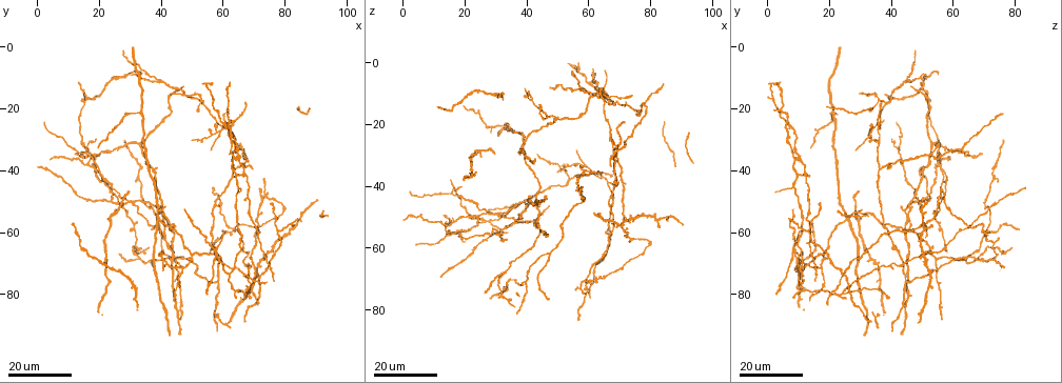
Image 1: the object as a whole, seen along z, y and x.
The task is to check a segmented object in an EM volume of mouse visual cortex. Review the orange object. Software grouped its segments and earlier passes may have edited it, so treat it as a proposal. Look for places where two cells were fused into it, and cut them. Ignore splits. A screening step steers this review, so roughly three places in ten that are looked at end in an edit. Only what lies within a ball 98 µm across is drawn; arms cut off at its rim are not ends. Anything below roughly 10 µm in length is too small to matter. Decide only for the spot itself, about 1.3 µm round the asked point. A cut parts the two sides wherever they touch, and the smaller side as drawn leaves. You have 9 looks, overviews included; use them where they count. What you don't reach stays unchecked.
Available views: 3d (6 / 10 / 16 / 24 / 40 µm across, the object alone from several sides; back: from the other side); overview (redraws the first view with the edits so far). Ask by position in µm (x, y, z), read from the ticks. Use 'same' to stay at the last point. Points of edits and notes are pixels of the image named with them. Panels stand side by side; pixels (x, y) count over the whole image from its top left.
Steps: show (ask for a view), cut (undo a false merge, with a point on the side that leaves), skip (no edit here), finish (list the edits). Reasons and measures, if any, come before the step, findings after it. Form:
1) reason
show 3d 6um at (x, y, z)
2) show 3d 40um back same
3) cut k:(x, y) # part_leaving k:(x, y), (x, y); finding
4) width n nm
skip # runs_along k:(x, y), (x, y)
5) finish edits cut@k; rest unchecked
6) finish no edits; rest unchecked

three-way junction
show 3d 24um at (73, 48, 56)

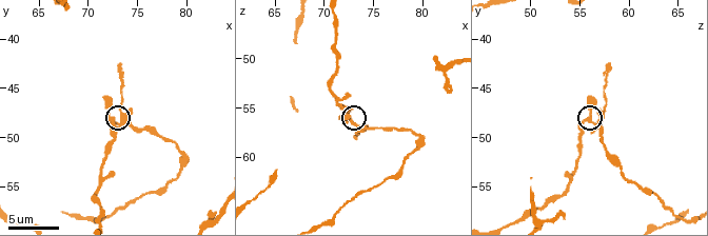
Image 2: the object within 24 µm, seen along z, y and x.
show 3d 6um at (73.0, 48.6, 56.6)

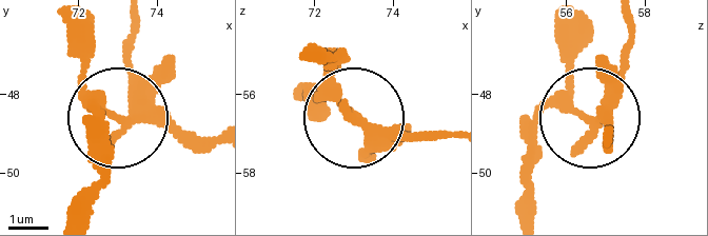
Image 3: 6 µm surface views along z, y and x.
width 240 nm
cut 3:(204, 146) # part_leaving 3:(150, 114), (217, 134); two cells meet here

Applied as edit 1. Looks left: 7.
show overview

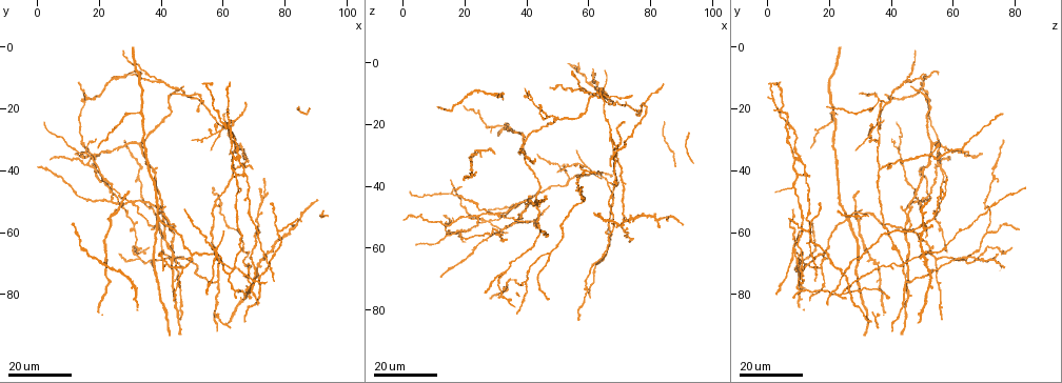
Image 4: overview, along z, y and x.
branch point
show 3d 24um at (63, 36, 9)

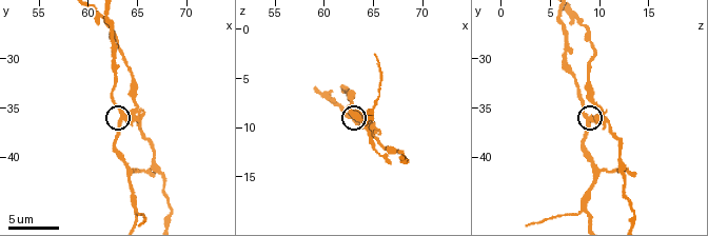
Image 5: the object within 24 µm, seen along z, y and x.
zoom in
show 3d 10um at (63.8, 35.8, 8.6)

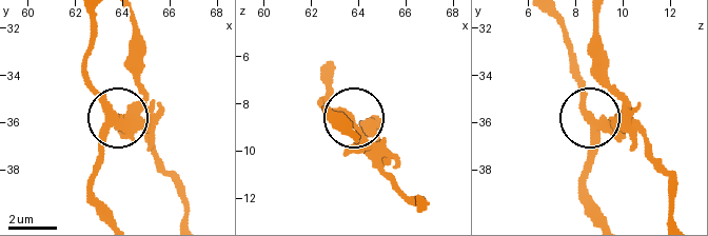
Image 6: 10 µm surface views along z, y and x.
width 290 nm
cut 6:(148, 120) # two cells meet here

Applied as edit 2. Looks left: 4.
arms part here
show 3d 16um at (48, 69, 62)

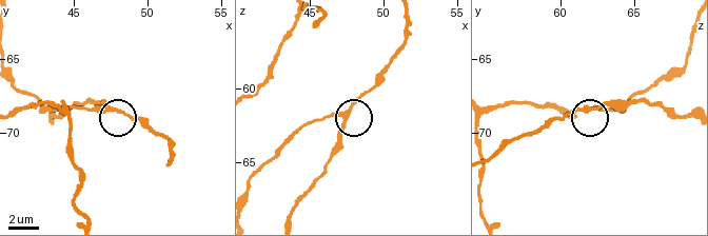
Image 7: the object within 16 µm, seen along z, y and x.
closer look
show 3d 6um at (47.6, 68.6, 61.6)

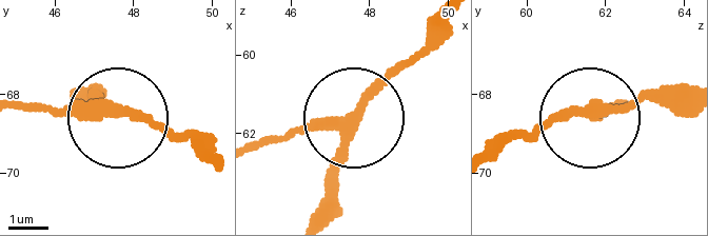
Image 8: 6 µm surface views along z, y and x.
width 270 nm
skip # one cell here

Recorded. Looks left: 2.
a fork
show 3d 16um at (40, 60, 71)

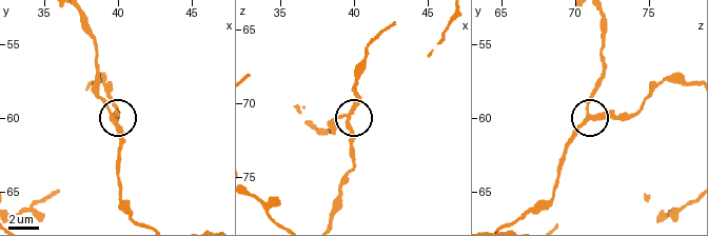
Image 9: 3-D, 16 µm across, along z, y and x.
show 3d 6um at (39.6, 60.0, 71.2)

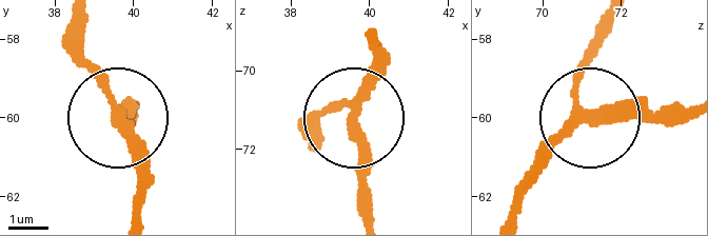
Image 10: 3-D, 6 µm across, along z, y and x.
side_arm 13 um; arms 3
skip # continuous, no second cell

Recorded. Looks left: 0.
finish edits cut@3, cut@6; rest unchecked

